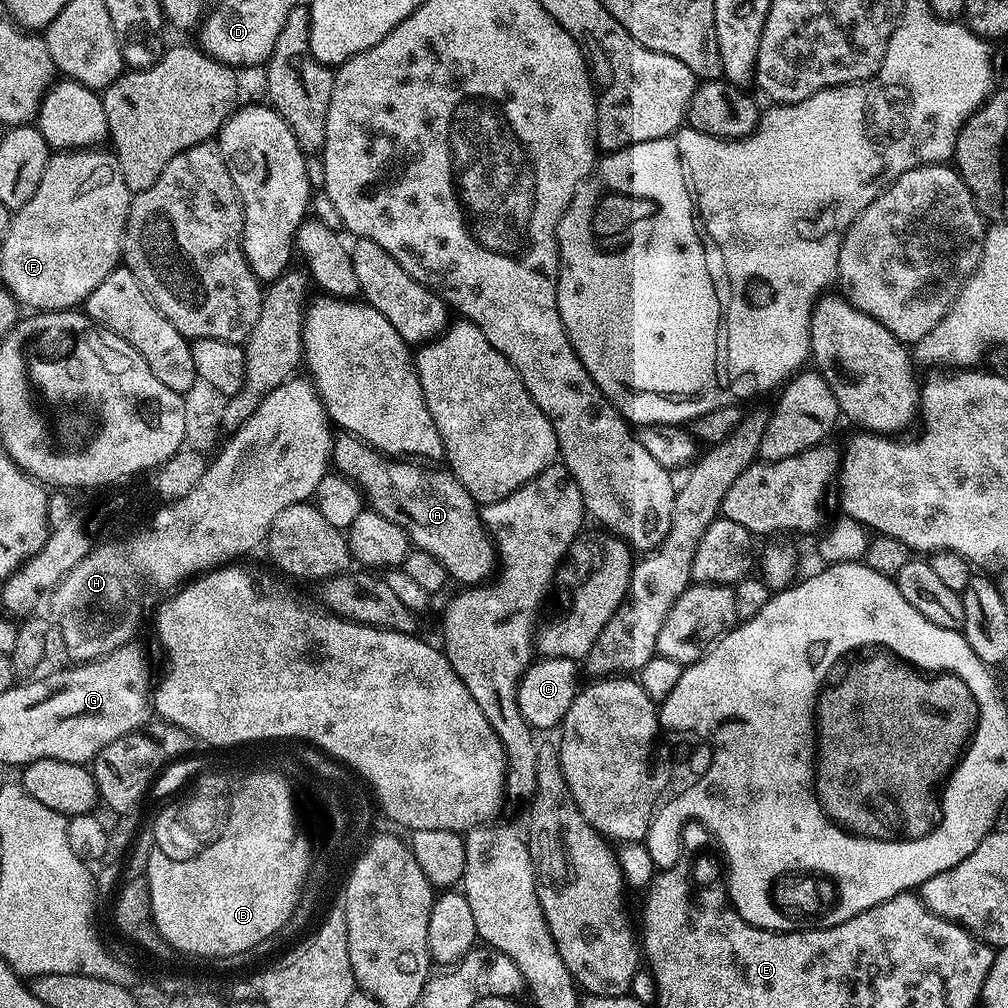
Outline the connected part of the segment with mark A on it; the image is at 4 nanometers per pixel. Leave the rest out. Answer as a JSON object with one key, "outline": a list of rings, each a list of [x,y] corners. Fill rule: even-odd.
{"outline":[[[340,434],[340,437],[337,435],[335,439],[331,441],[330,460],[334,465],[335,471],[339,472],[341,476],[345,476],[347,480],[352,481],[352,483],[356,485],[361,496],[366,501],[367,507],[371,509],[371,511],[382,514],[382,518],[386,518],[389,522],[394,522],[394,526],[398,526],[402,529],[408,536],[409,541],[411,541],[419,551],[425,552],[426,554],[434,554],[434,558],[438,558],[438,562],[442,562],[442,566],[447,570],[449,577],[451,577],[453,581],[457,580],[457,582],[460,583],[460,586],[475,586],[489,579],[494,568],[493,541],[490,539],[488,532],[484,528],[483,522],[480,521],[480,508],[476,501],[473,500],[471,494],[468,493],[466,486],[462,486],[462,482],[458,482],[458,478],[447,467],[441,466],[441,468],[436,468],[440,466],[428,466],[432,468],[423,468],[423,466],[420,465],[423,463],[413,462],[408,458],[390,457],[378,451],[376,448],[372,448],[366,441],[361,440],[360,437],[351,434]]]}

